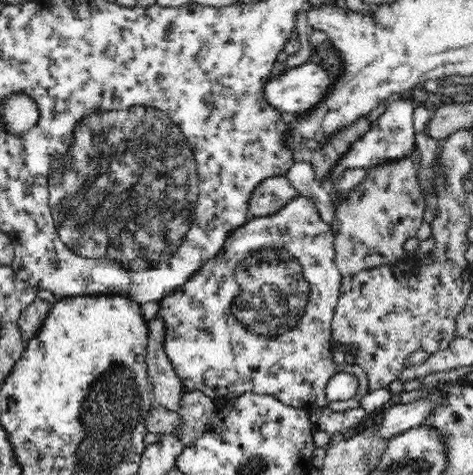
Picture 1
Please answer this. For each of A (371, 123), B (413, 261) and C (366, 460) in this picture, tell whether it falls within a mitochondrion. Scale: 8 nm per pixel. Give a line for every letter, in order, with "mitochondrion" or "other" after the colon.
A: other
B: other
C: mitochondrion

